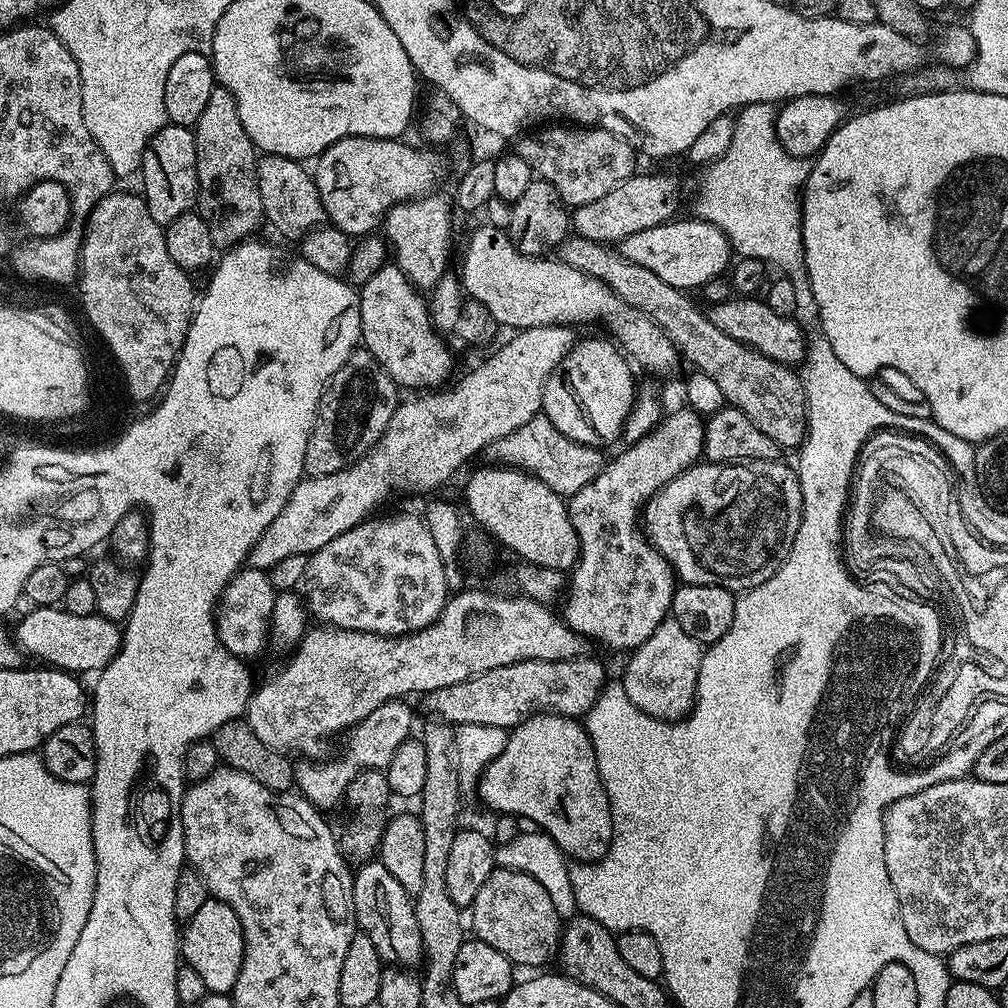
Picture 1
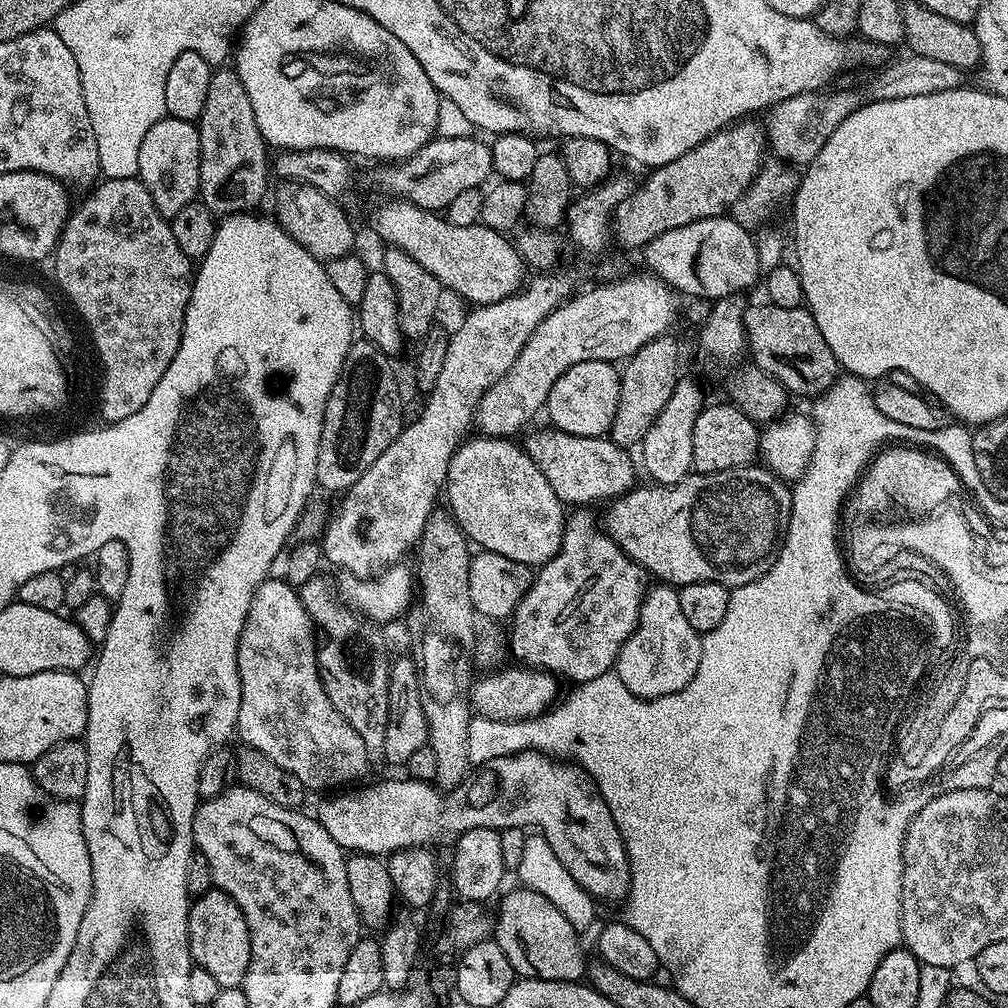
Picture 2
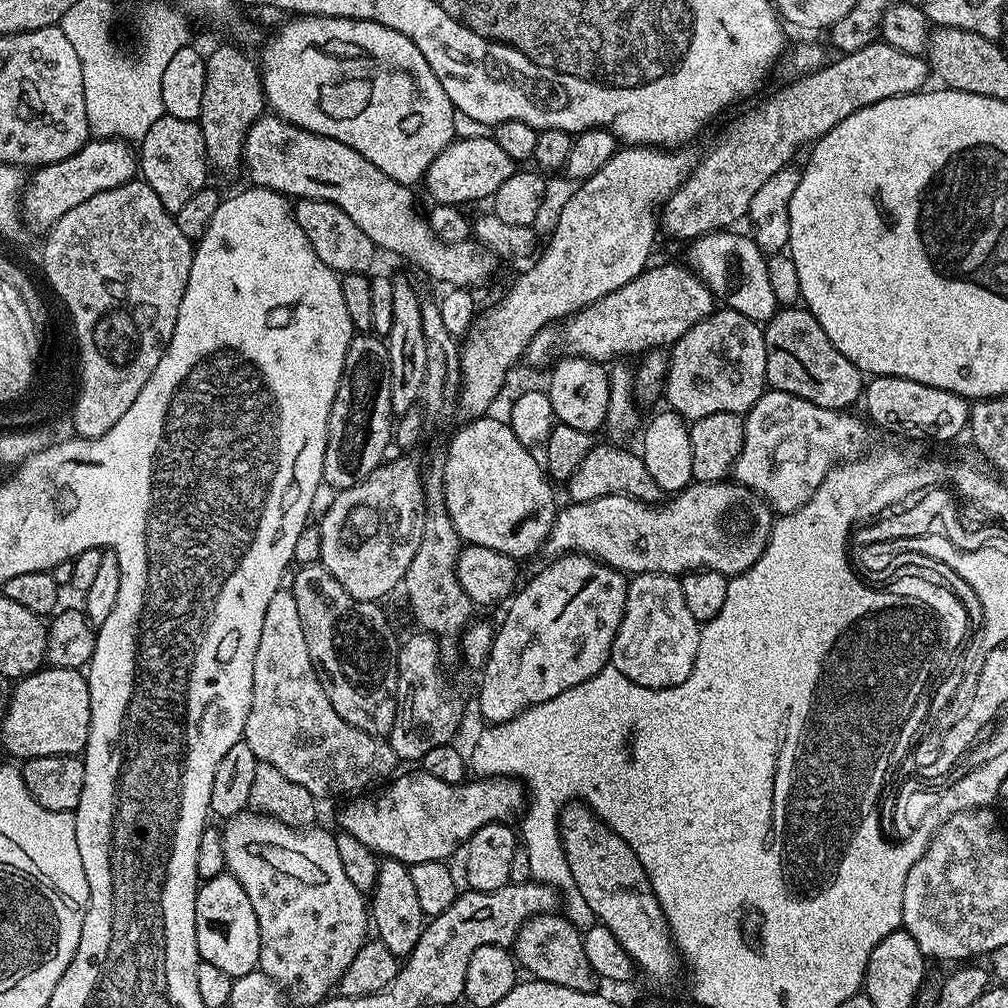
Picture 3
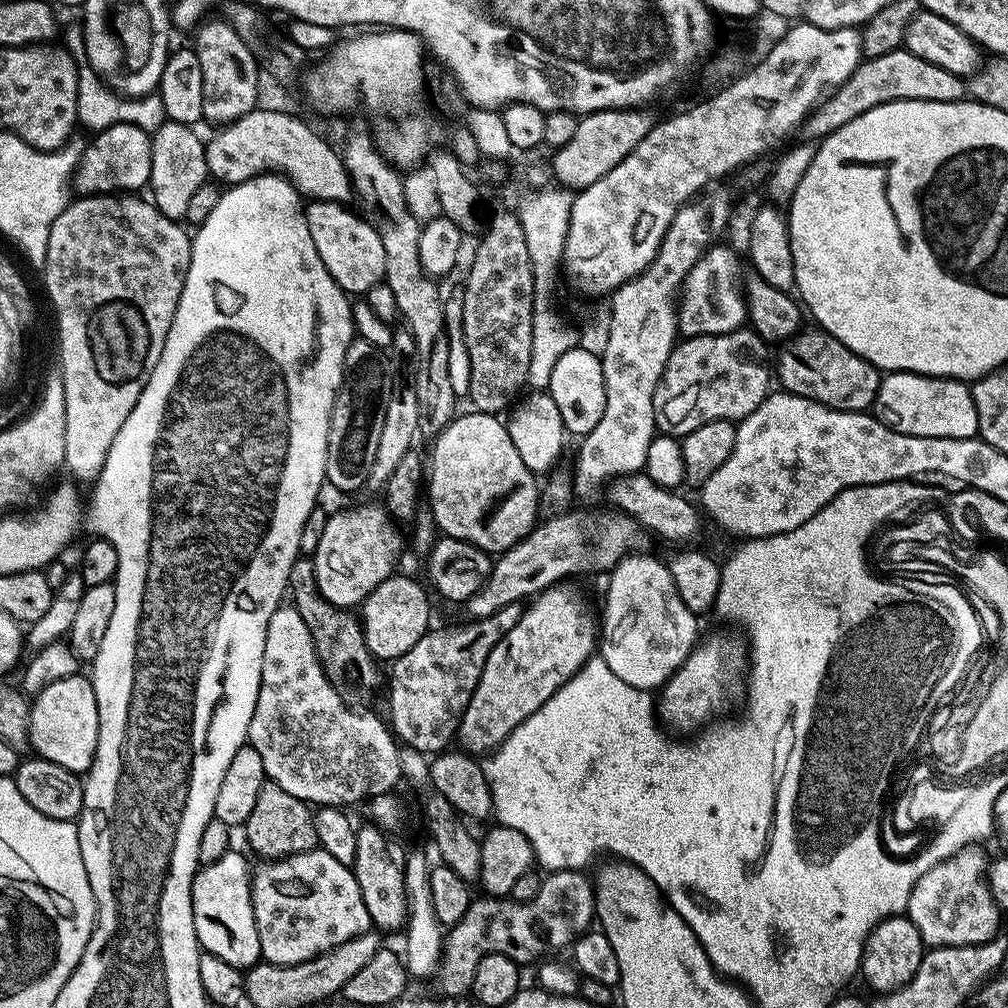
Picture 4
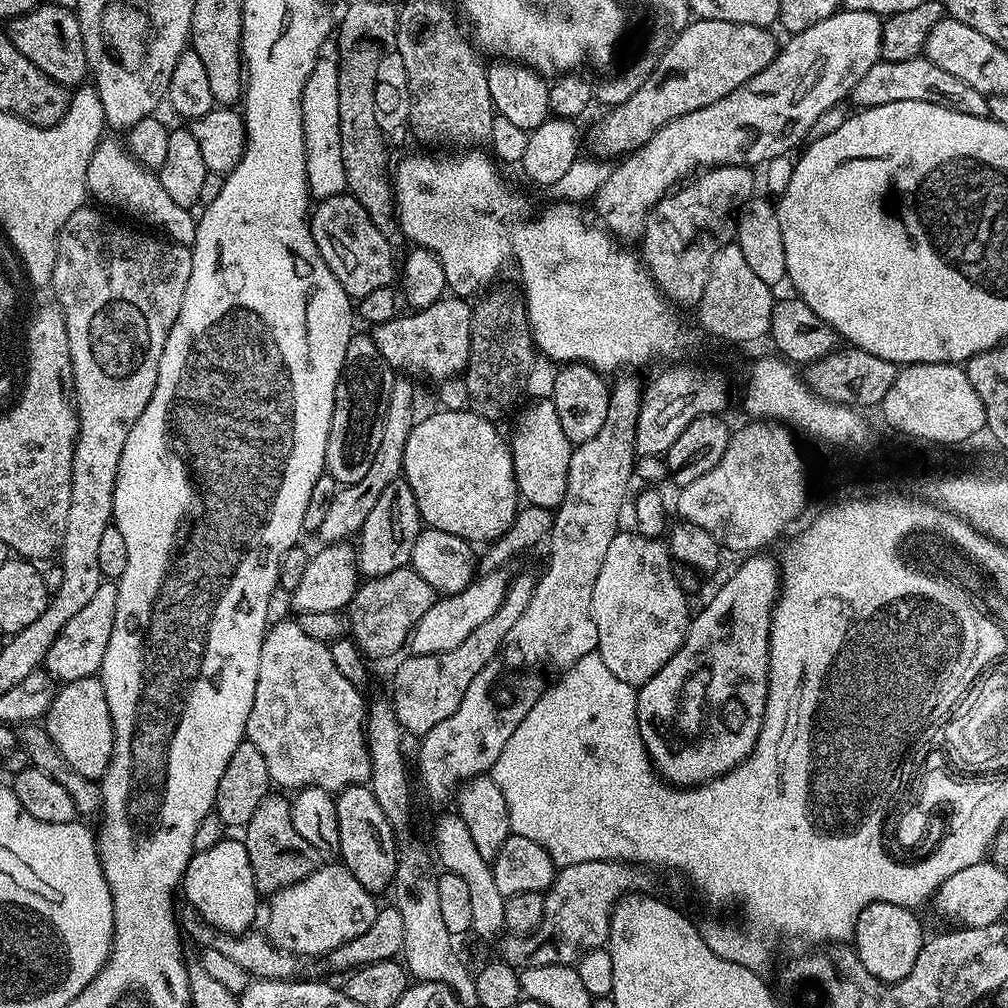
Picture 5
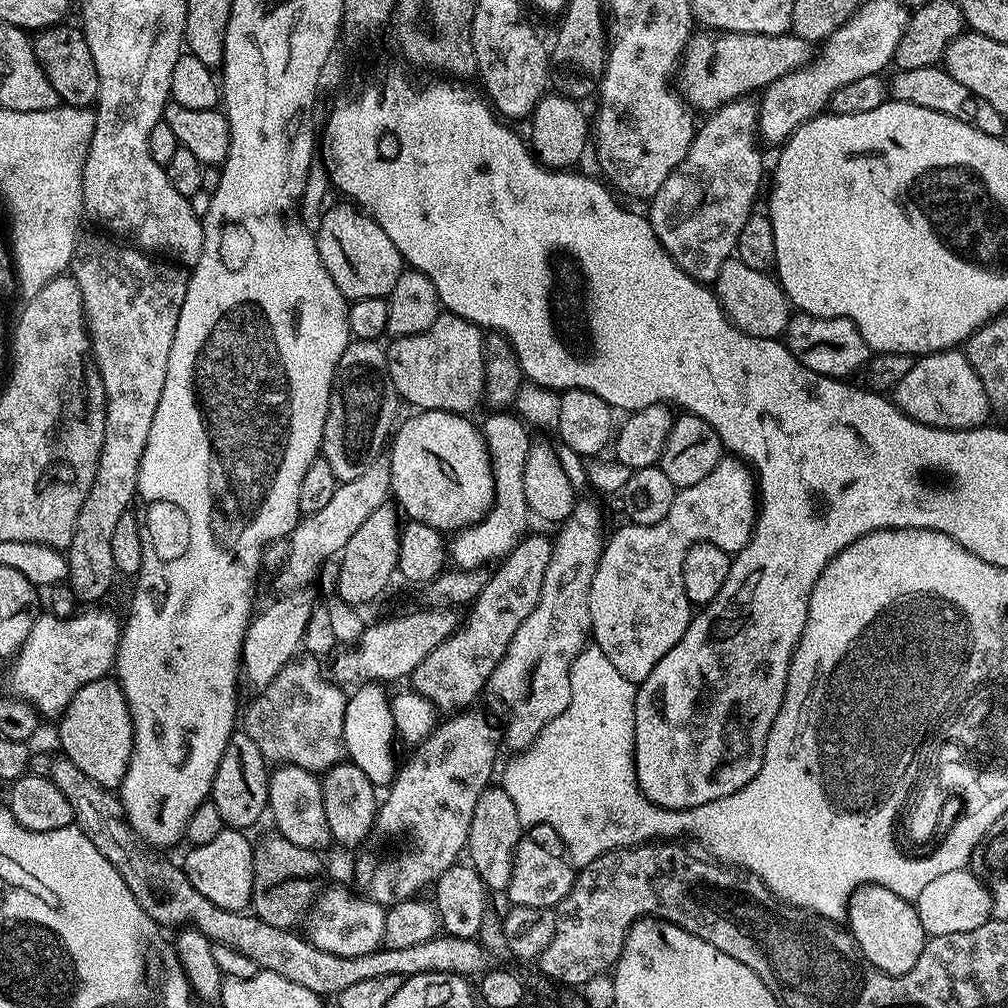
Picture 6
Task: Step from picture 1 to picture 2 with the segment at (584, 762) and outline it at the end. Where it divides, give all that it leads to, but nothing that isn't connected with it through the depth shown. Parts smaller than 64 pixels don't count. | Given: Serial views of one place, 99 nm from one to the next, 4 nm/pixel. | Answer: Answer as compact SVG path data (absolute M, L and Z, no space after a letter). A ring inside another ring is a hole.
M525 750L479 765L467 780L456 788L447 789L443 794L441 789L427 780L403 779L384 780L361 792L344 790L329 795L332 796L329 800L324 800L317 806L314 819L324 827L326 834L330 834L330 838L334 838L334 842L338 842L340 848L352 854L381 858L401 852L404 848L423 848L433 846L432 844L444 844L447 840L449 843L466 830L475 828L538 830L582 890L600 902L620 902L627 897L630 866L624 839L614 822L614 814L610 814L610 806L606 806L606 798L602 798L591 774L579 764L564 758L546 756L543 752Z

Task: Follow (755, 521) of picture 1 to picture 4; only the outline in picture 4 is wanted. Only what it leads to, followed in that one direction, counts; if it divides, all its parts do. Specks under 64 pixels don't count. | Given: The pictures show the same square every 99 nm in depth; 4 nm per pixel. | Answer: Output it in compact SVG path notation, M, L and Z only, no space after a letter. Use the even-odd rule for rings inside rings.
M573 510L537 523L530 535L495 557L488 579L466 601L467 615L472 618L492 616L502 610L502 606L520 604L539 596L552 585L561 583L565 578L572 578L575 572L597 568L607 573L624 556L643 549L640 547L646 537L645 529L631 516L611 511L595 516L592 512Z

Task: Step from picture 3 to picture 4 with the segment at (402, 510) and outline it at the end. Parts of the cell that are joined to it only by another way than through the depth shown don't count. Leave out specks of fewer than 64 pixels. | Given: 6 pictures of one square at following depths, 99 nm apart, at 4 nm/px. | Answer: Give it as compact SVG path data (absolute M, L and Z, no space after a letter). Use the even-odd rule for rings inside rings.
M356 504L353 508L344 508L341 512L333 511L326 522L326 530L322 530L322 539L318 541L318 550L311 557L317 588L322 598L338 608L355 609L362 605L371 591L384 579L397 571L396 563L404 552L406 536L396 529L397 523L390 519L388 509L379 504Z

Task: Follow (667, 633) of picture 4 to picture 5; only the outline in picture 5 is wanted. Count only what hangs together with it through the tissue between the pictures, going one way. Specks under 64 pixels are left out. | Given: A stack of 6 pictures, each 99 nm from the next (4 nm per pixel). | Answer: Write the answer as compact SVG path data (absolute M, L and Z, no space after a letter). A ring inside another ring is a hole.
M634 530L616 533L606 550L598 582L594 582L592 617L598 626L598 646L606 670L633 686L645 684L676 651L688 633L690 612L680 608L681 585L671 551L663 539L640 536Z

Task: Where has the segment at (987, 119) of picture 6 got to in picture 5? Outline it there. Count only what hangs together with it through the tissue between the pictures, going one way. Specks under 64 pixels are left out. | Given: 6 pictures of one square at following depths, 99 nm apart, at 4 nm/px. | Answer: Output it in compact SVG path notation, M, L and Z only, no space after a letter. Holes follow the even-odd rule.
M923 55L910 58L906 62L890 62L881 58L854 86L850 94L853 105L861 109L886 106L890 102L930 102L946 110L958 110L958 114L988 116L988 97L983 96L974 86L966 86L962 78L954 78L947 70L934 66ZM853 100L853 101L852 101Z

